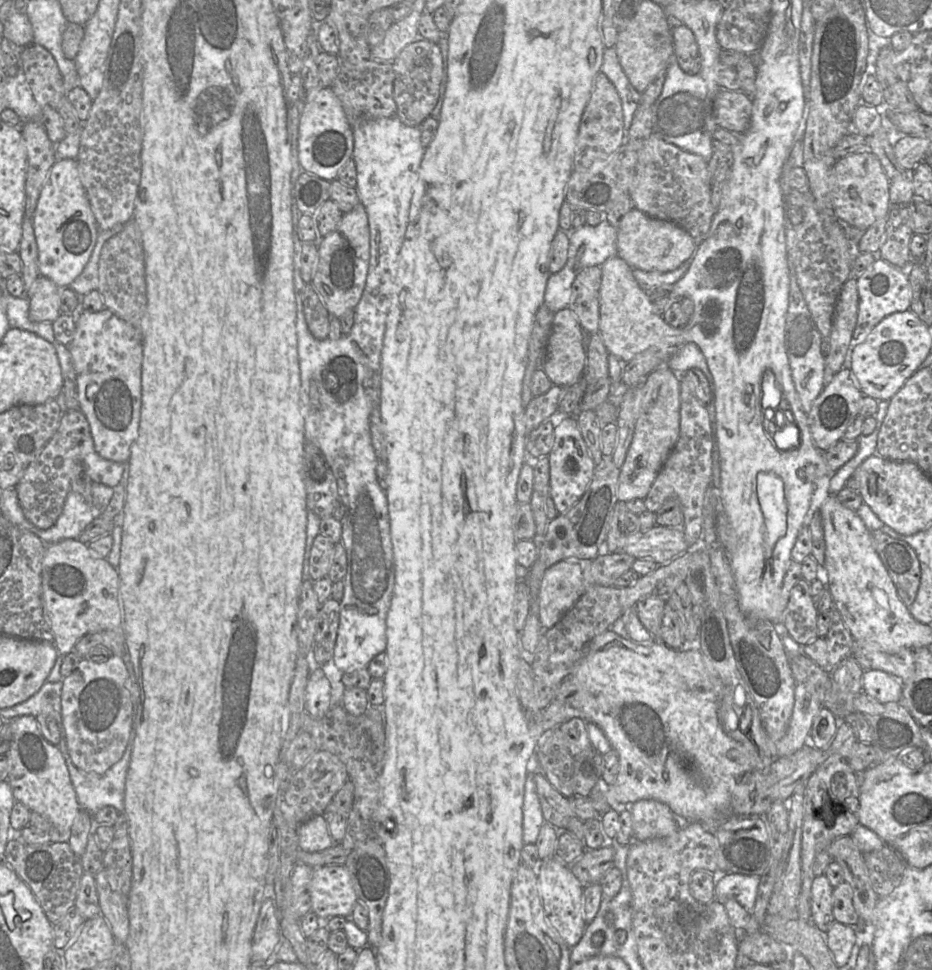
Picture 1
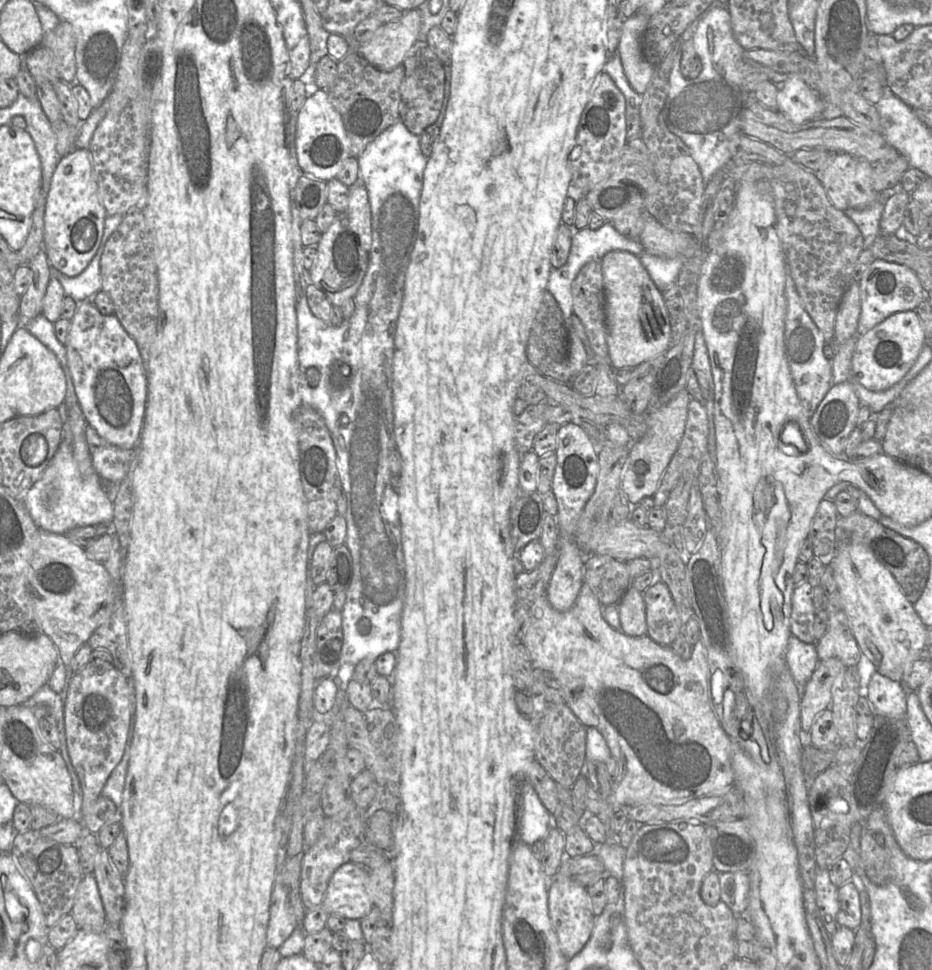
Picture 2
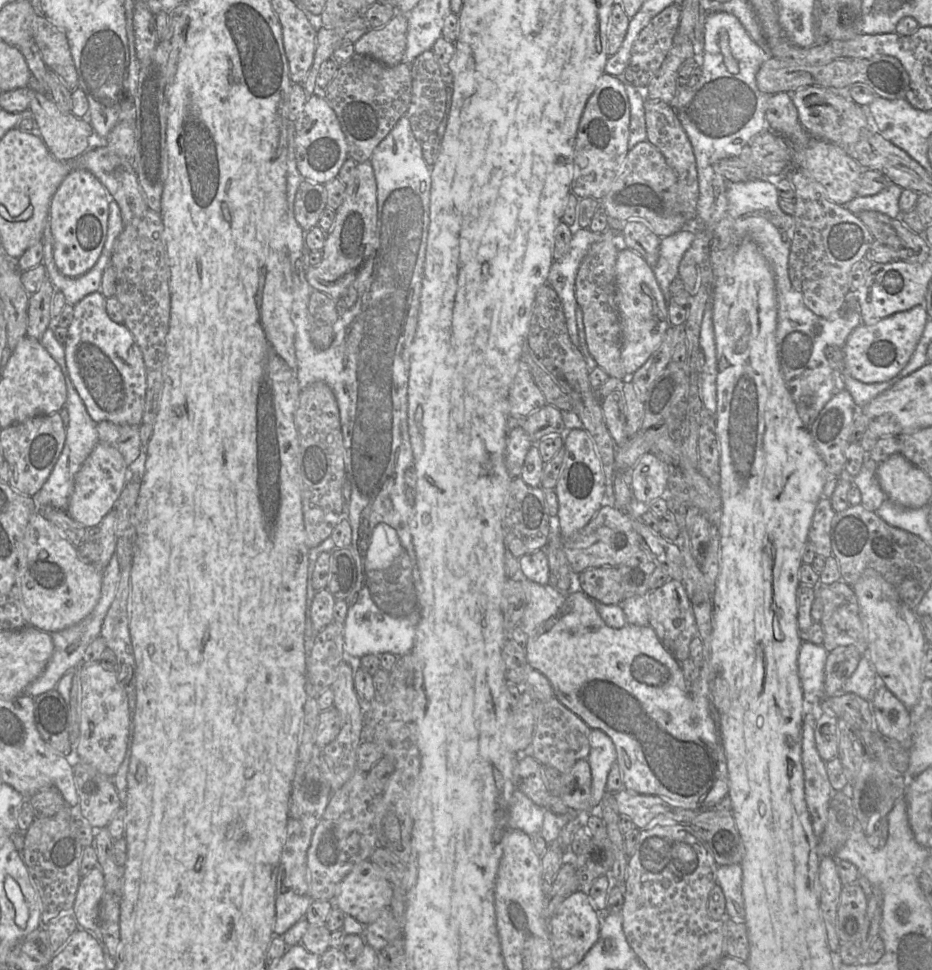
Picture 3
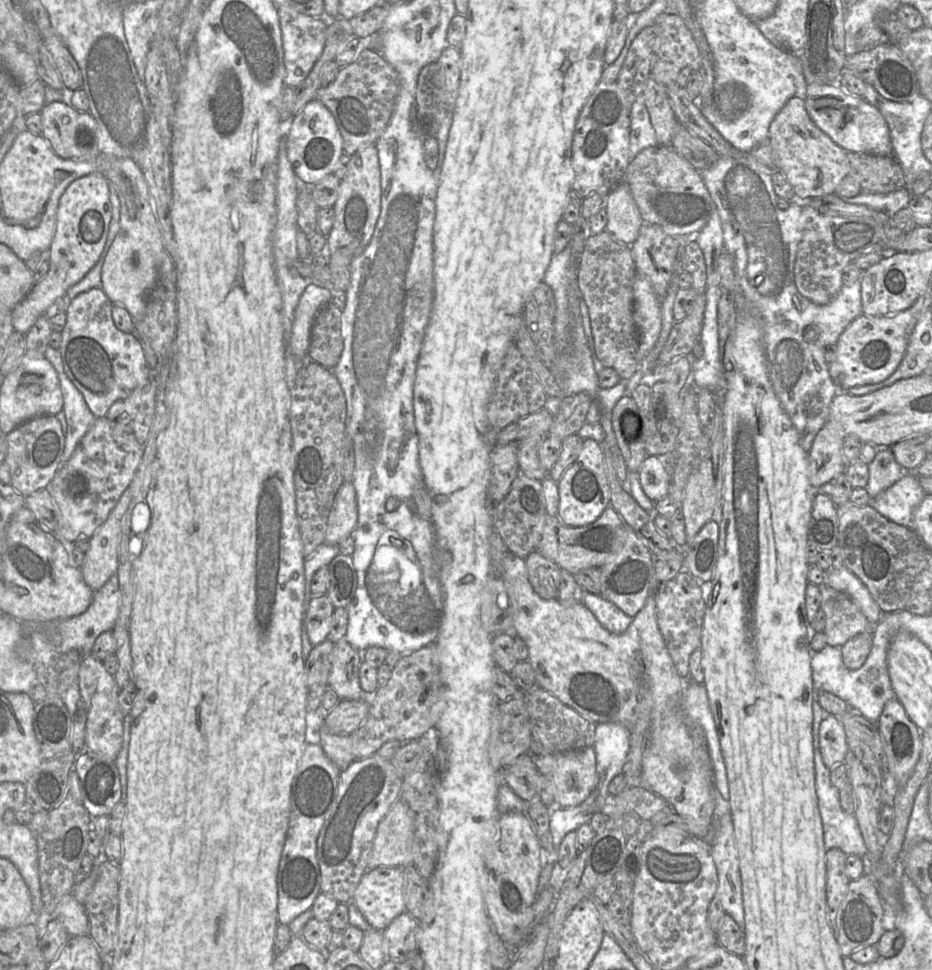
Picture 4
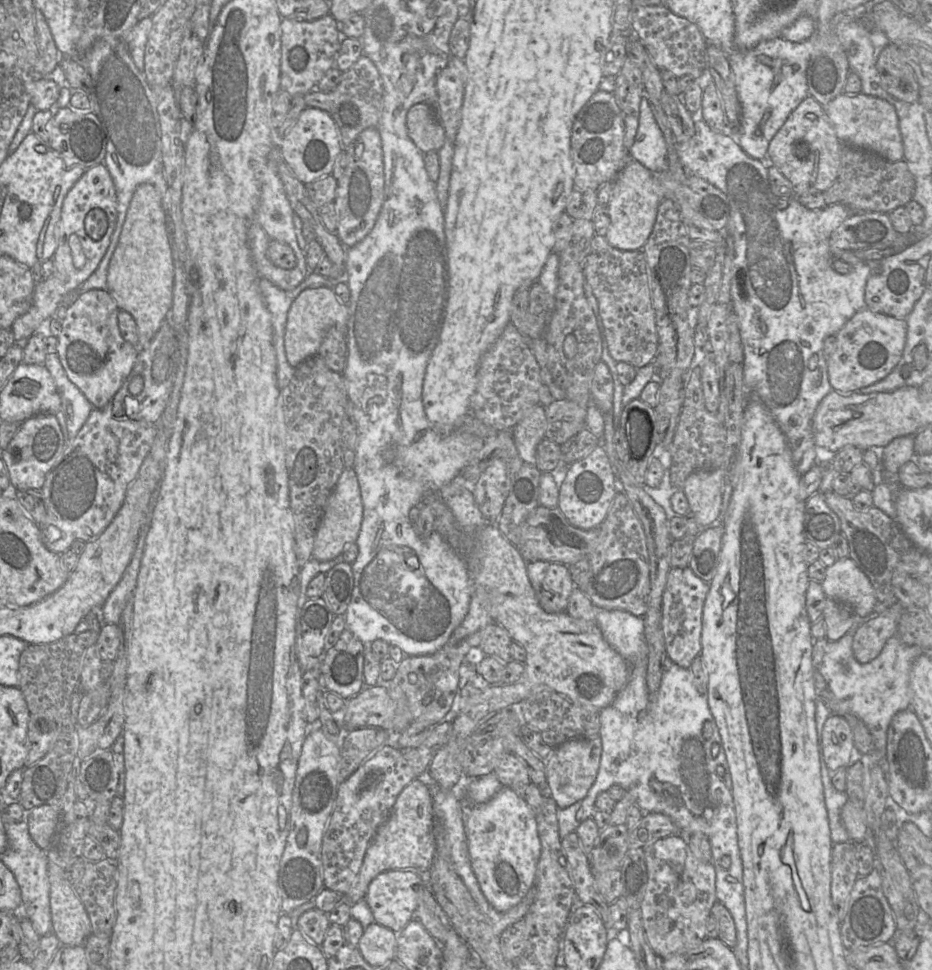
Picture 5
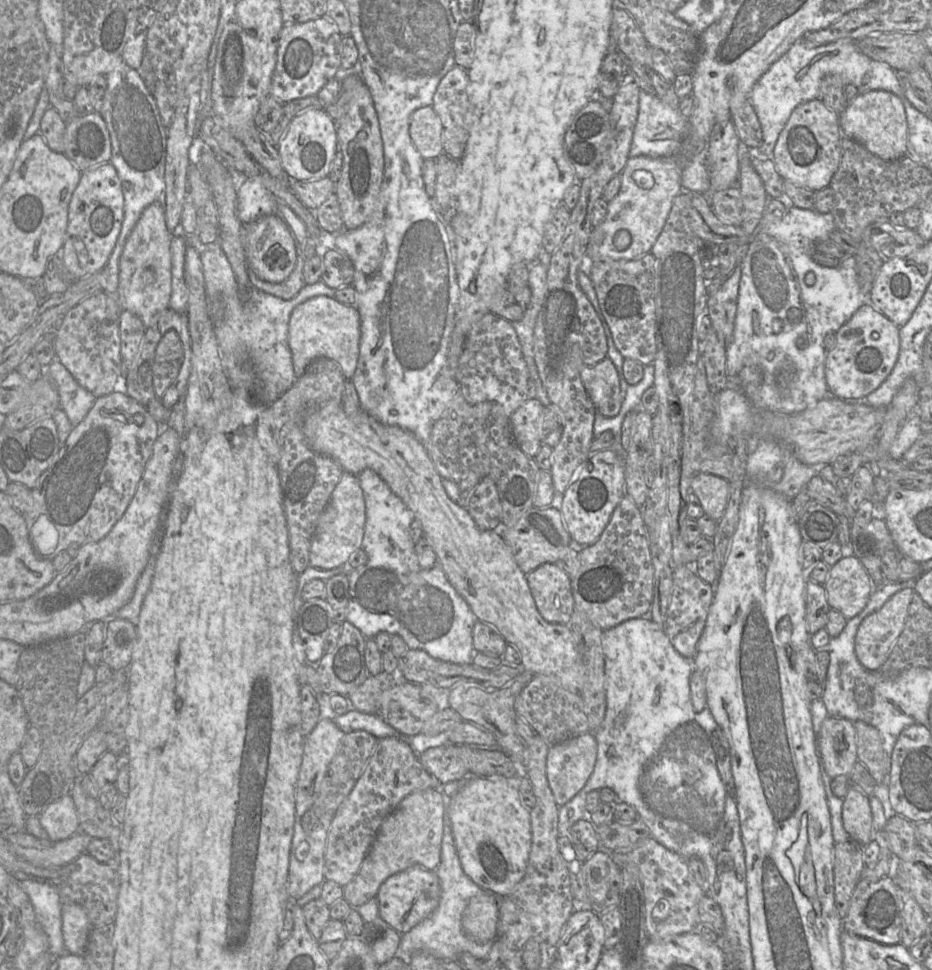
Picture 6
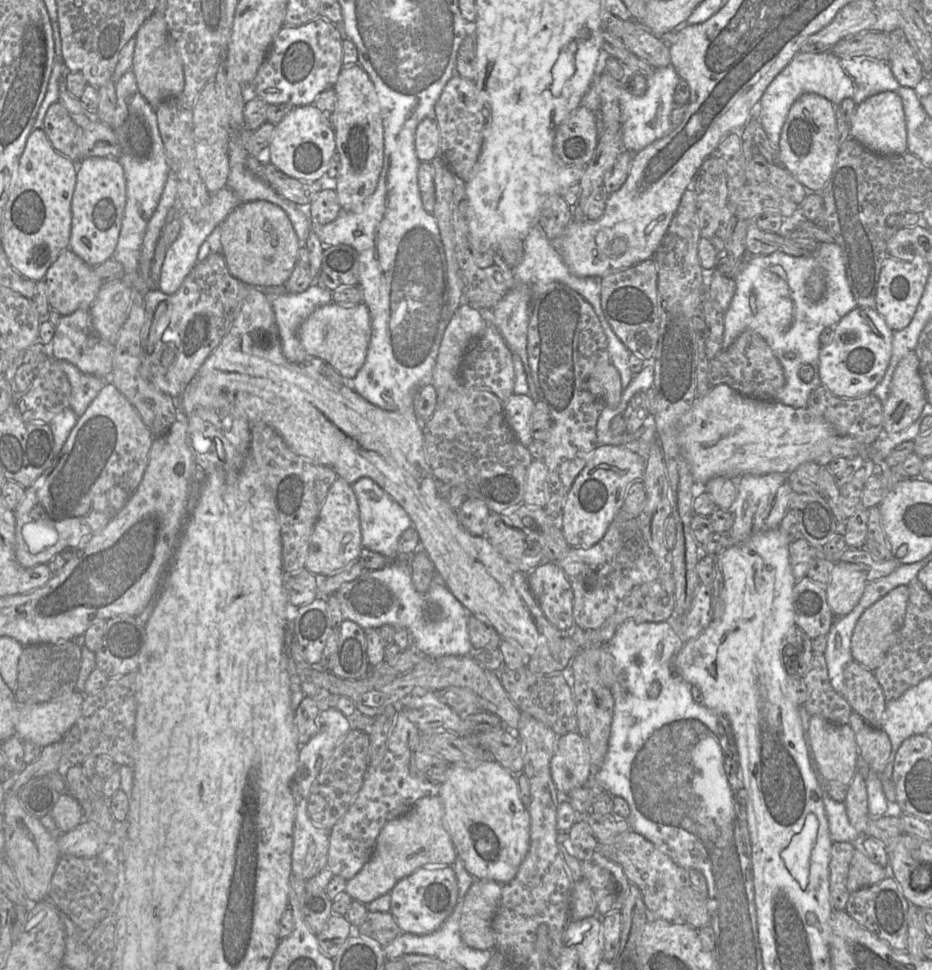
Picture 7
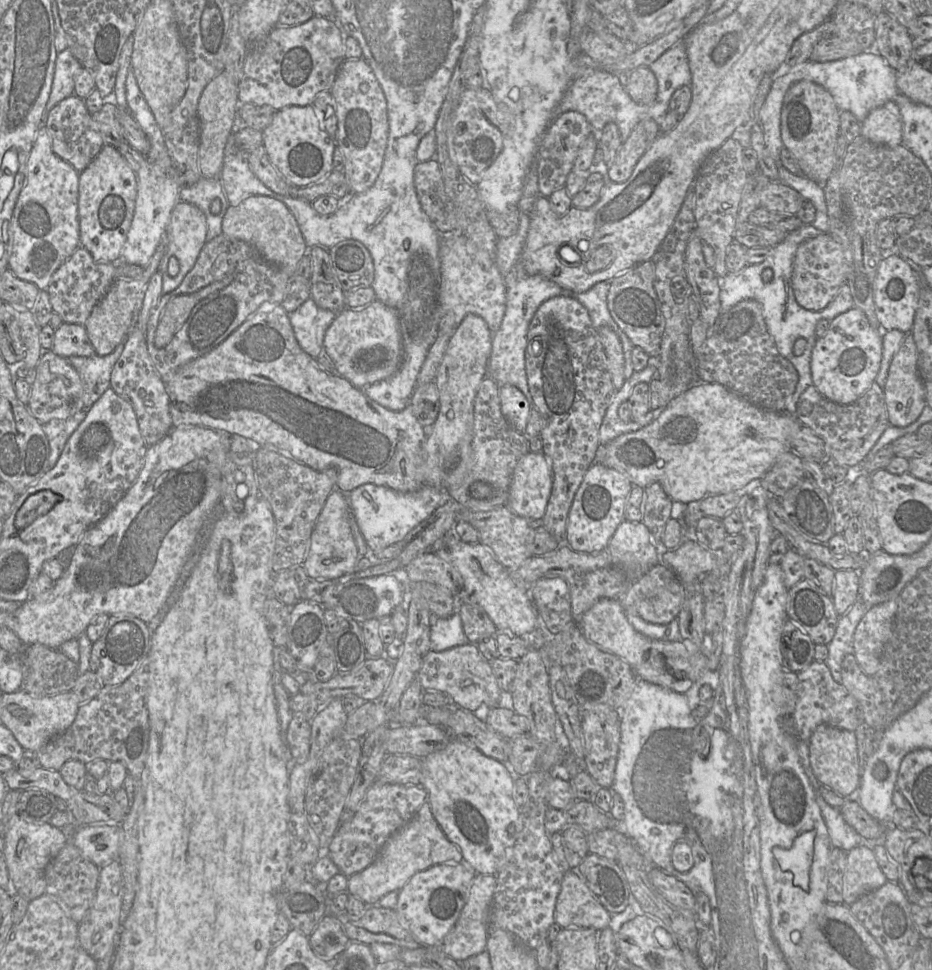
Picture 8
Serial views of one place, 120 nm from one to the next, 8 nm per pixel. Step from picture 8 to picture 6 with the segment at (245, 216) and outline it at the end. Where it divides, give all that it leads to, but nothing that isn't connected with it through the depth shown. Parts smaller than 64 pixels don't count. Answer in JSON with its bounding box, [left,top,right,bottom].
[243,214,296,282]

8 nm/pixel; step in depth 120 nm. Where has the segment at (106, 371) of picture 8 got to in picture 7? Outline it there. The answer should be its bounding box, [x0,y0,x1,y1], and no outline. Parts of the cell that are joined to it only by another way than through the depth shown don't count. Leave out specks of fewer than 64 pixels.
[58,360,109,418]

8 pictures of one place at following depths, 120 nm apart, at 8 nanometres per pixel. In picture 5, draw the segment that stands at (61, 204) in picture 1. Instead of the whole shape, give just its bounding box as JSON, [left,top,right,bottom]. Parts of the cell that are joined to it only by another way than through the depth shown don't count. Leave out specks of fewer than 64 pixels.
[12,164,117,342]

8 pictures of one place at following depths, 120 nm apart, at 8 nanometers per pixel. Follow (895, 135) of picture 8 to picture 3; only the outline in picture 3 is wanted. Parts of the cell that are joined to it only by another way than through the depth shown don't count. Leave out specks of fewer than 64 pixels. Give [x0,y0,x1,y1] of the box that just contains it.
[788,86,873,145]

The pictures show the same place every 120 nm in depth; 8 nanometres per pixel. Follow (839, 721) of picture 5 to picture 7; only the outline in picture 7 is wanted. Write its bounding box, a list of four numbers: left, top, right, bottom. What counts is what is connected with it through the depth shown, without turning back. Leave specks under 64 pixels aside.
[808,715,859,787]

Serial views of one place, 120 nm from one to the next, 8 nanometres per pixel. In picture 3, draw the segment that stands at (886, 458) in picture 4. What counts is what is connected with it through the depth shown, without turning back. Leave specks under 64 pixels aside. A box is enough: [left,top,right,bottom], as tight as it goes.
[852,456,886,512]

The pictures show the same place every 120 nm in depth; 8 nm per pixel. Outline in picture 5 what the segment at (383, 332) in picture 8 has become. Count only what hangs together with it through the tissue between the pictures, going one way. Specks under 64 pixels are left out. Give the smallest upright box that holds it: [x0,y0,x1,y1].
[284,287,349,368]

